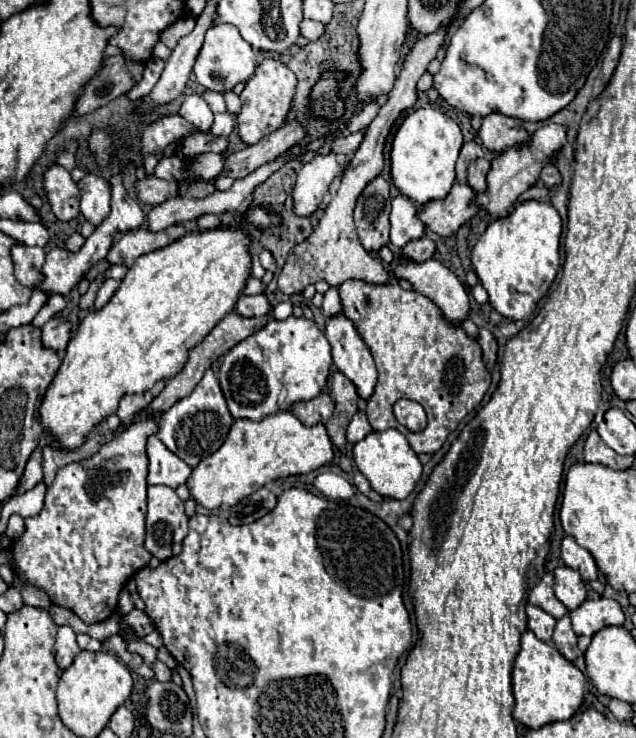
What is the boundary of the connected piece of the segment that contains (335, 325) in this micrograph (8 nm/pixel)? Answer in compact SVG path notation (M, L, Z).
M338 313L326 321L324 335L332 345L334 365L356 385L358 395L368 399L376 385L376 367L356 325L344 313Z

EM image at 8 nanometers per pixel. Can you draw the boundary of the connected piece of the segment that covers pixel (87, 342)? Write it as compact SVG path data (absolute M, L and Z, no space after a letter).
M246 221L238 227L222 227L204 233L194 231L164 249L138 257L114 297L100 311L92 311L84 317L66 347L62 365L56 371L52 385L48 385L40 405L40 425L44 429L46 443L54 449L66 451L82 447L94 427L116 413L116 405L124 393L150 391L156 381L170 379L180 373L188 353L204 341L204 337L224 319L226 313L234 309L248 277L250 253Z

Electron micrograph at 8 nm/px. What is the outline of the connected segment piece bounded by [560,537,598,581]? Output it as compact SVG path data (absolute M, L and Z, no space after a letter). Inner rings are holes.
M564 537L560 551L562 551L562 561L570 569L578 571L584 581L594 581L596 579L598 569L596 569L594 557L584 547L580 547L572 537Z

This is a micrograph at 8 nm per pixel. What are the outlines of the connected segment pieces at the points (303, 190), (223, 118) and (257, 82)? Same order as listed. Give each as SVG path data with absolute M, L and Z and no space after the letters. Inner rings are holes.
M336 153L316 155L298 171L296 185L292 189L294 213L298 217L310 217L322 205L332 181L342 175L344 165L338 161Z
M228 111L218 113L218 115L214 117L214 125L212 125L210 133L212 133L212 135L230 135L234 123L236 123L236 117L234 117L232 113L228 113Z
M264 59L258 65L254 77L246 83L244 91L240 93L242 111L238 115L238 129L240 129L242 141L246 141L248 145L254 145L256 141L260 141L260 137L266 137L268 133L280 129L286 123L286 115L292 107L296 85L298 85L296 75L284 63L276 59Z

